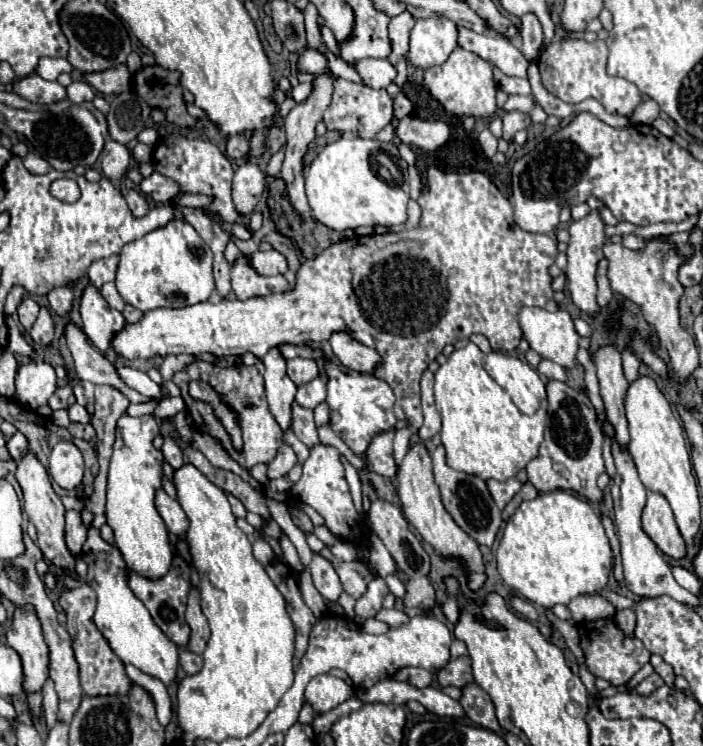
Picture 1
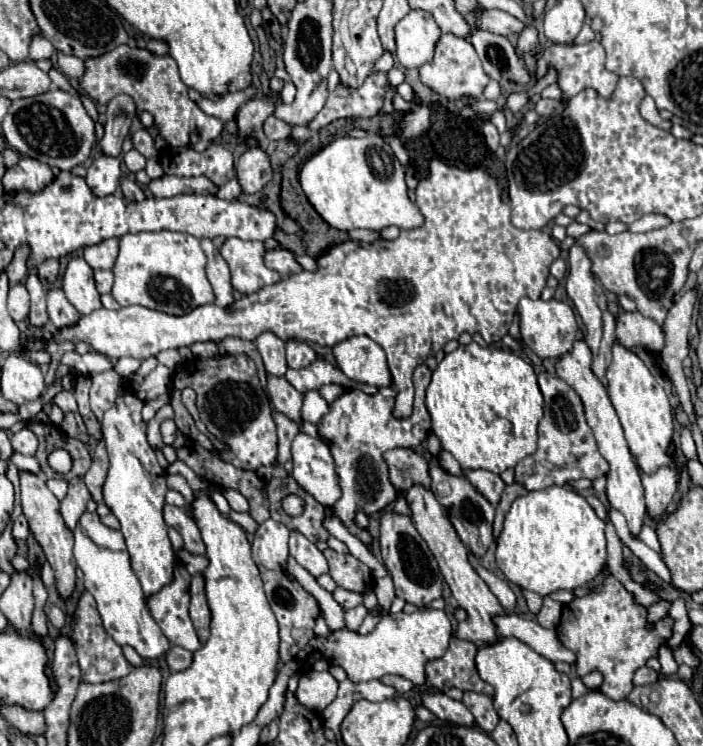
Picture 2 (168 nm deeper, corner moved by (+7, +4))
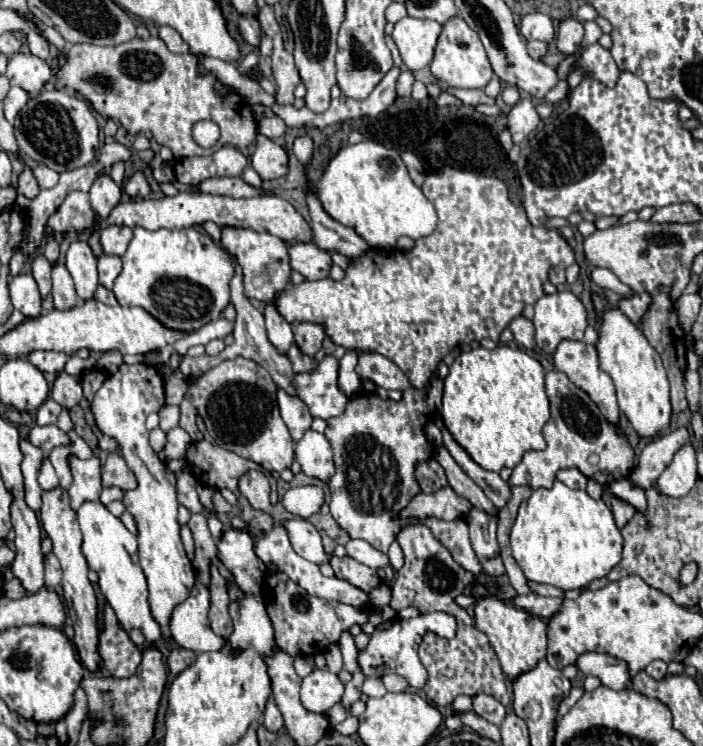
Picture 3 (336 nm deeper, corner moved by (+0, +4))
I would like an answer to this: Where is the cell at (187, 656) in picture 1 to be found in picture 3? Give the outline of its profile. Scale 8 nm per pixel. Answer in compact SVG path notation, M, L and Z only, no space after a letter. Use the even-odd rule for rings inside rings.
M178 647L178 649L174 649L174 651L168 655L168 661L166 661L166 663L168 663L170 673L172 673L172 675L178 675L178 673L182 673L188 665L192 665L192 661L196 661L196 653Z

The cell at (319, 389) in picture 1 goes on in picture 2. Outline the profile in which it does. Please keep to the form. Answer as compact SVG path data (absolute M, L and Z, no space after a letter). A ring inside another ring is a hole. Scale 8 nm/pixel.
M315 359L311 365L307 365L303 369L287 369L285 379L299 393L305 393L309 389L321 389L323 385L329 385L329 383L341 383L345 388L362 389L368 395L373 395L378 391L375 386L349 381L339 367L335 367L323 359Z

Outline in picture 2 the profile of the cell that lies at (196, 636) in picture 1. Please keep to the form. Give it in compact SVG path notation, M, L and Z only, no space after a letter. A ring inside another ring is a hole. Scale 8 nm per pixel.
M197 573L191 581L191 619L197 629L199 641L205 643L209 639L209 623L211 623L211 611L205 597L205 579L201 573Z

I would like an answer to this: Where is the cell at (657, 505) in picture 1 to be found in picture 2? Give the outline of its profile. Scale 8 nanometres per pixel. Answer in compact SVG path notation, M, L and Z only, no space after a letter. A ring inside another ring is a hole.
M673 461L667 467L659 467L655 473L647 475L643 473L643 487L645 487L645 503L647 503L647 511L651 515L651 519L659 519L661 515L665 515L667 505L671 503L677 485L679 485L679 465Z

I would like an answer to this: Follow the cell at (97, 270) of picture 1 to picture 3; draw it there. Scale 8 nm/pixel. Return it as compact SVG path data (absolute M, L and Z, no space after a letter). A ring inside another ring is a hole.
M106 227L100 231L100 245L102 253L100 255L118 255L122 257L126 253L126 247L132 239L132 229L130 227Z

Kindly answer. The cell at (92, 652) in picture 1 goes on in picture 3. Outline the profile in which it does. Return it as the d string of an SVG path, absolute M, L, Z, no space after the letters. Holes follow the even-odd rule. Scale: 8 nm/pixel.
M104 605L104 625L98 641L98 655L102 667L112 677L132 677L142 661L140 649L130 641L128 633L120 627L112 607Z

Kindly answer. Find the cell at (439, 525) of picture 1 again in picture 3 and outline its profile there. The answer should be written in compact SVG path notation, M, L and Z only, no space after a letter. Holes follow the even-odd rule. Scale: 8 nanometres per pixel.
M474 581L470 585L470 595L476 599L476 603L474 603L474 625L482 633L486 633L486 637L490 639L490 643L492 643L492 647L494 647L494 651L496 651L502 667L504 667L502 671L506 673L506 677L510 681L514 677L518 677L520 673L532 669L540 659L546 657L548 633L546 633L546 623L540 617L534 617L528 611L516 609L514 605L504 603L496 593L490 593L478 581Z

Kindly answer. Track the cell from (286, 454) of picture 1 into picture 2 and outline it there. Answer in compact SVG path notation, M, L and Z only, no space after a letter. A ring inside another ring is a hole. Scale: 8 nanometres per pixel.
M275 411L273 413L275 423L277 423L277 435L279 435L279 455L277 455L277 465L283 465L285 461L291 459L291 443L295 435L299 433L299 425L291 421L287 415Z

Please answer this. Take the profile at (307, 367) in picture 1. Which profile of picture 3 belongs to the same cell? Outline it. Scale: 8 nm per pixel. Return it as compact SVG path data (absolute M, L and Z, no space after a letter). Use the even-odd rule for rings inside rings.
M314 323L294 325L294 341L300 347L300 351L308 357L314 357L320 351L324 337L326 335L324 335L322 325L314 325Z

